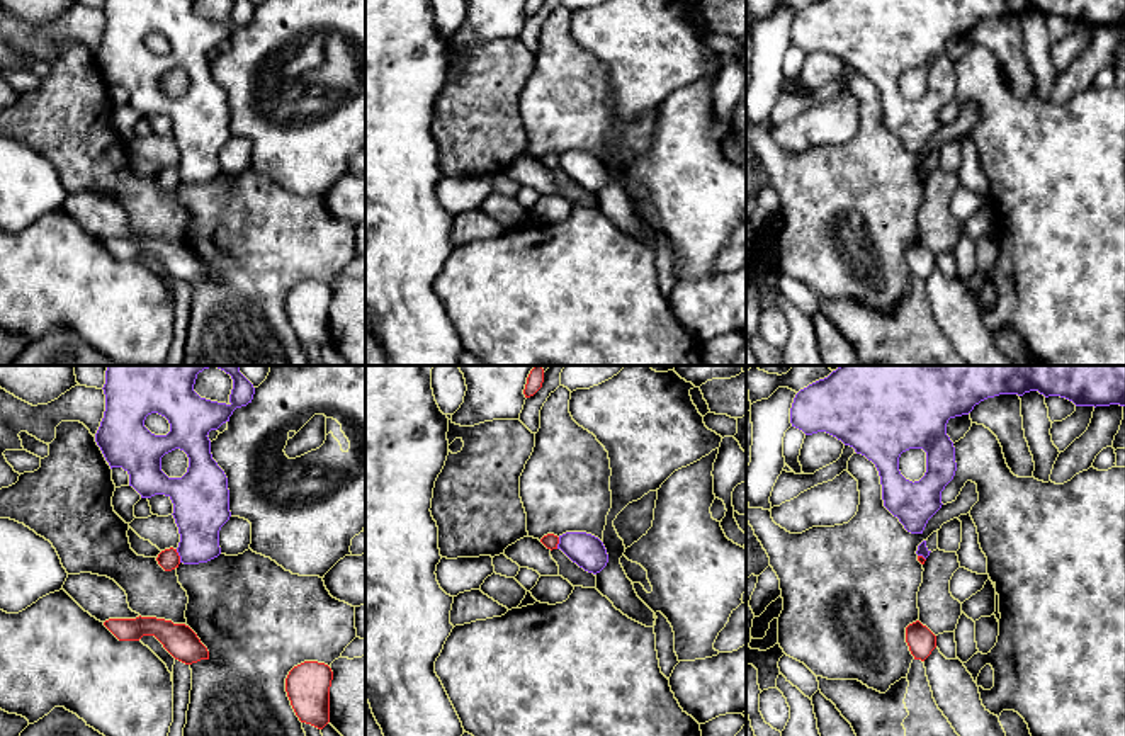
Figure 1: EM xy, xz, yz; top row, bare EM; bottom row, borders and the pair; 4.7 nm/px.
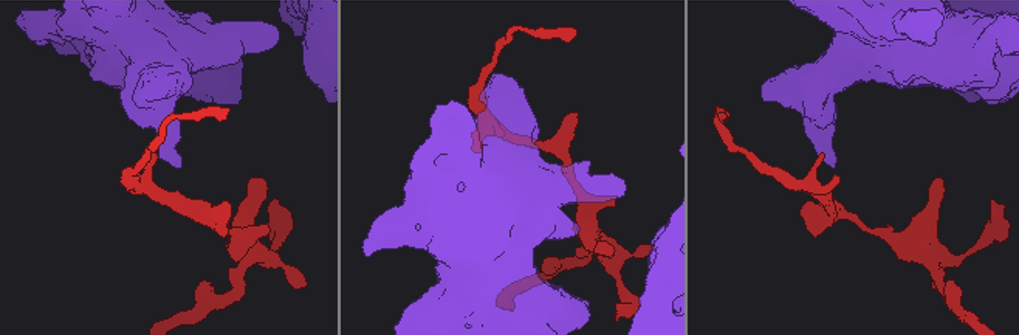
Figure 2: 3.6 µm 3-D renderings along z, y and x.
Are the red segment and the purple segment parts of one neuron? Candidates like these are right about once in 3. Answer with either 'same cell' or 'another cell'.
another cell

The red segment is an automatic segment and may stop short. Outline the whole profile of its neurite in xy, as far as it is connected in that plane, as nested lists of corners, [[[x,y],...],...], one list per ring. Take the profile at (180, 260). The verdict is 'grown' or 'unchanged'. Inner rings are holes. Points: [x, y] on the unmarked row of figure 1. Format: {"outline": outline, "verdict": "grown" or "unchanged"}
{"outline": [[[139,235],[136,238],[109,238],[104,245],[119,260],[139,260],[143,255],[155,255],[175,279],[185,284],[209,279],[207,267],[185,243]]], "verdict": "unchanged"}

